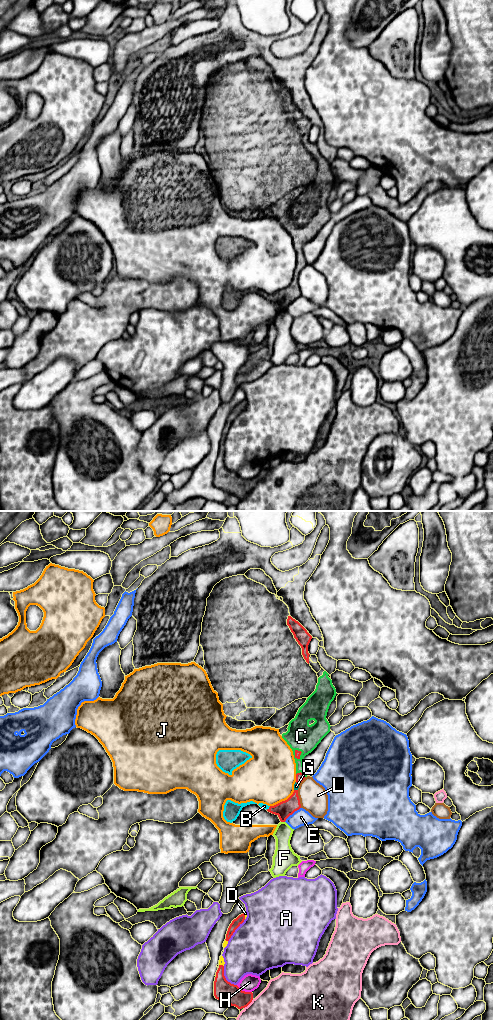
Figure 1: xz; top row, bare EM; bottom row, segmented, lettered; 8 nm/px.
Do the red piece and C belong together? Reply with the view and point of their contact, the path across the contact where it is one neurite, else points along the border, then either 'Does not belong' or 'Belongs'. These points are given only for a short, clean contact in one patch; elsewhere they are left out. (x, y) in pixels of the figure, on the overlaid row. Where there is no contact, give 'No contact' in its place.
Touches red at xz (300, 772). Belongs

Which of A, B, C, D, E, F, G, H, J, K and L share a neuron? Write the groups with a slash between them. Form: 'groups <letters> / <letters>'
groups A / B C D G / E / F / H / J / K / L

